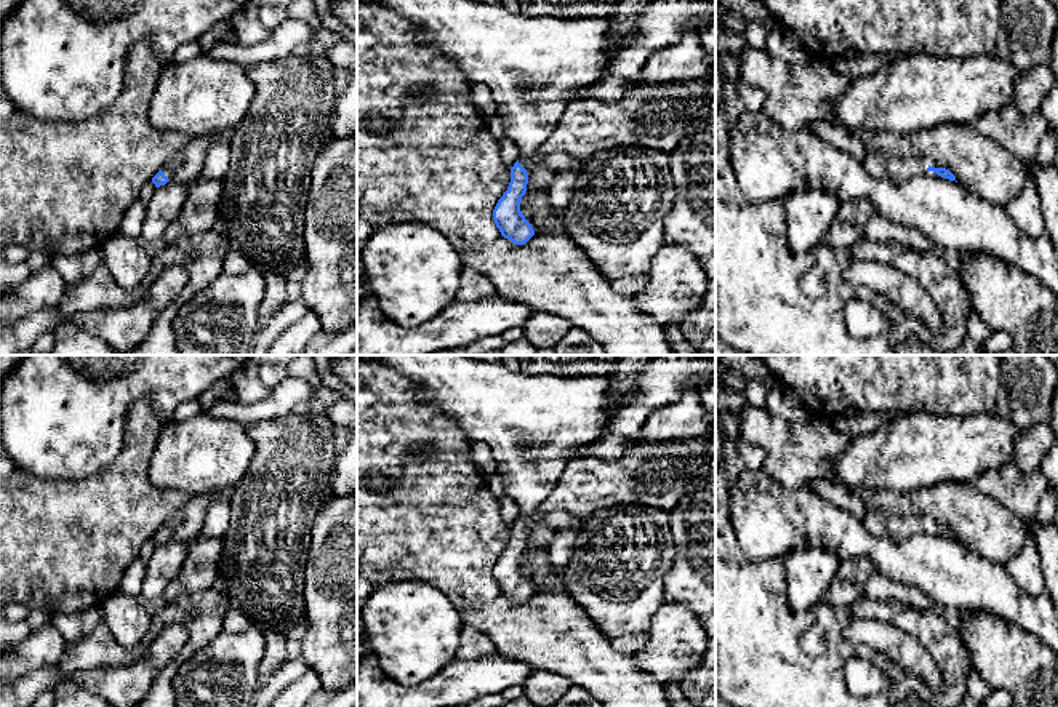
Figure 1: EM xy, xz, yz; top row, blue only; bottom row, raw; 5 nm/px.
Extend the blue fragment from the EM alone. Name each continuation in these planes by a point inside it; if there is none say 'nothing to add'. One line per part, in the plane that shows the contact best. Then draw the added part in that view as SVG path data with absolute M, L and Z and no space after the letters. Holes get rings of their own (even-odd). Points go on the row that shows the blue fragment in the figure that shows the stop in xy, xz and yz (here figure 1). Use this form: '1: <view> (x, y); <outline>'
1: xz (655, 115); M711 72L699 80L648 83L639 80L629 93L615 101L573 99L562 112L549 139L531 158L519 158L528 173L527 190L547 192L555 171L546 166L551 154L567 154L586 162L600 150L623 144L640 144L669 154L687 131L711 82Z

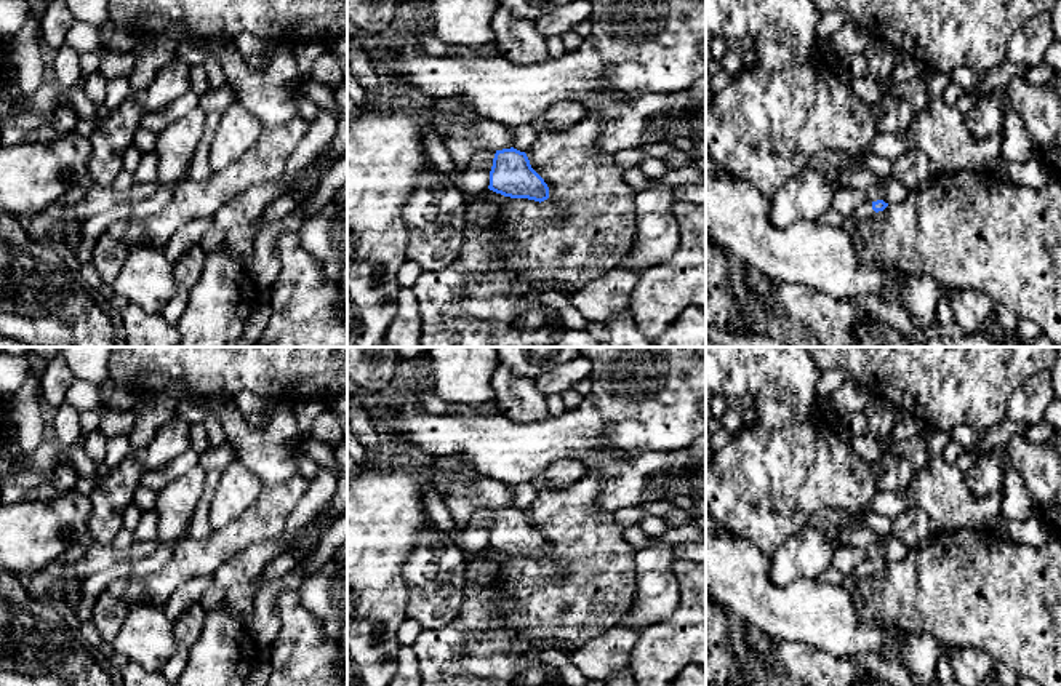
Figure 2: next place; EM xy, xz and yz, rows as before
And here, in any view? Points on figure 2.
1: yz (864, 211); M867 200L855 214L851 214L851 217L856 222L859 222L859 221L869 219L872 214L874 214L872 201Z

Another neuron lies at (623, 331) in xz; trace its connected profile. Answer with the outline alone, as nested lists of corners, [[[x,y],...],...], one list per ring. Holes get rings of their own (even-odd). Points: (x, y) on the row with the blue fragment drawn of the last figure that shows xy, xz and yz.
[[[623,310],[603,321],[608,341],[602,347],[656,347],[637,326],[629,310]]]

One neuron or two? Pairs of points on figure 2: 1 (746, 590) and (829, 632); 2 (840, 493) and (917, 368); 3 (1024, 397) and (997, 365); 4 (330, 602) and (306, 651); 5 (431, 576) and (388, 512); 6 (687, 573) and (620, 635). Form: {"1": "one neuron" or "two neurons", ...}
{"1": "one neuron", "2": "two neurons", "3": "two neurons", "4": "two neurons", "5": "two neurons", "6": "two neurons"}

